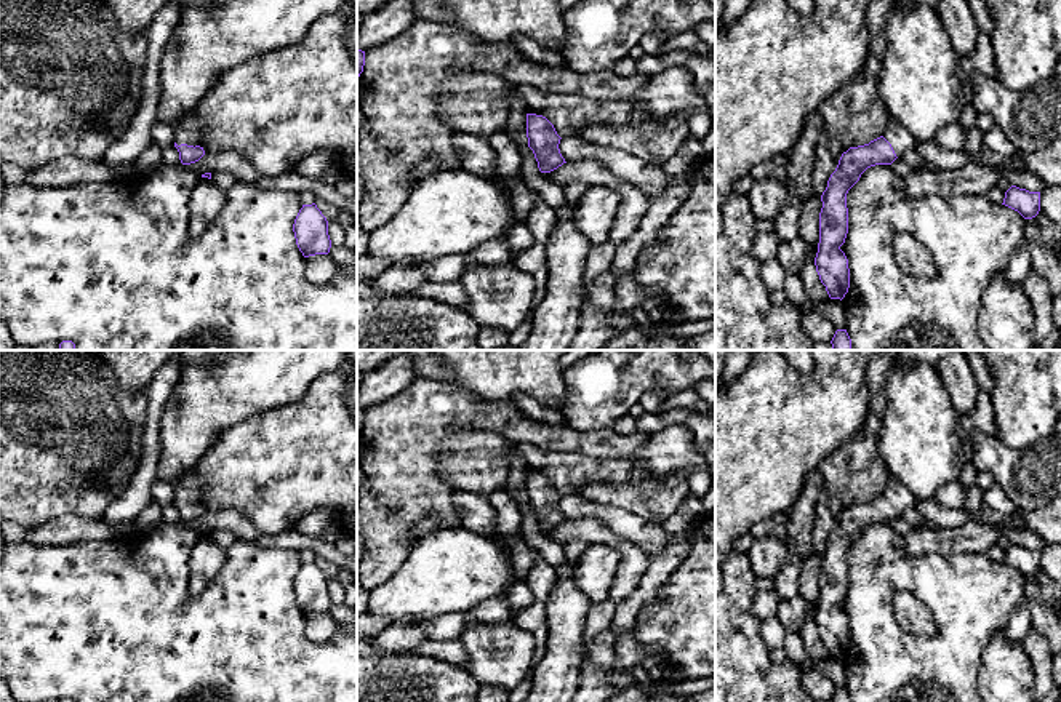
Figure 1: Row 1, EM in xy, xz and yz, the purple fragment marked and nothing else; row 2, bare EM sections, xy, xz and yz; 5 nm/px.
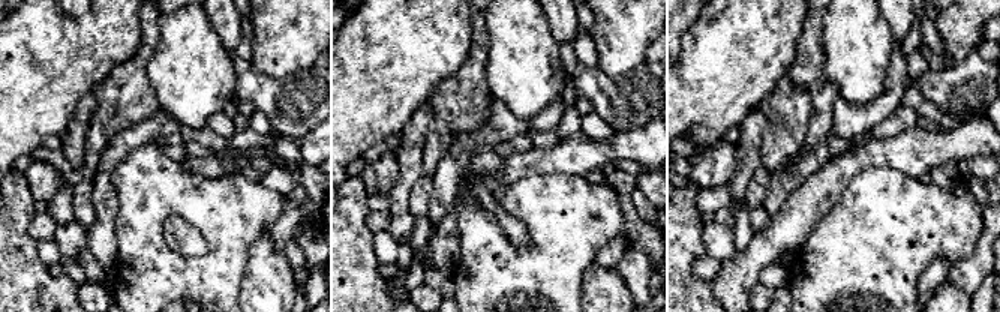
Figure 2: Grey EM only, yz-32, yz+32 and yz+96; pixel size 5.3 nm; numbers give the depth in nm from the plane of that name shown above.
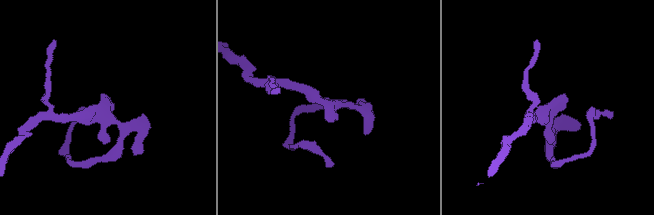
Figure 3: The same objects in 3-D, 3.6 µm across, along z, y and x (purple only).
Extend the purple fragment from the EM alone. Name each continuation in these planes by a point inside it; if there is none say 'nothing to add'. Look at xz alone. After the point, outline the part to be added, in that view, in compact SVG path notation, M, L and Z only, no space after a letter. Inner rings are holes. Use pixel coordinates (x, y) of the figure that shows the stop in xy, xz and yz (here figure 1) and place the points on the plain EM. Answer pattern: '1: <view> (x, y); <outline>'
nothing to add

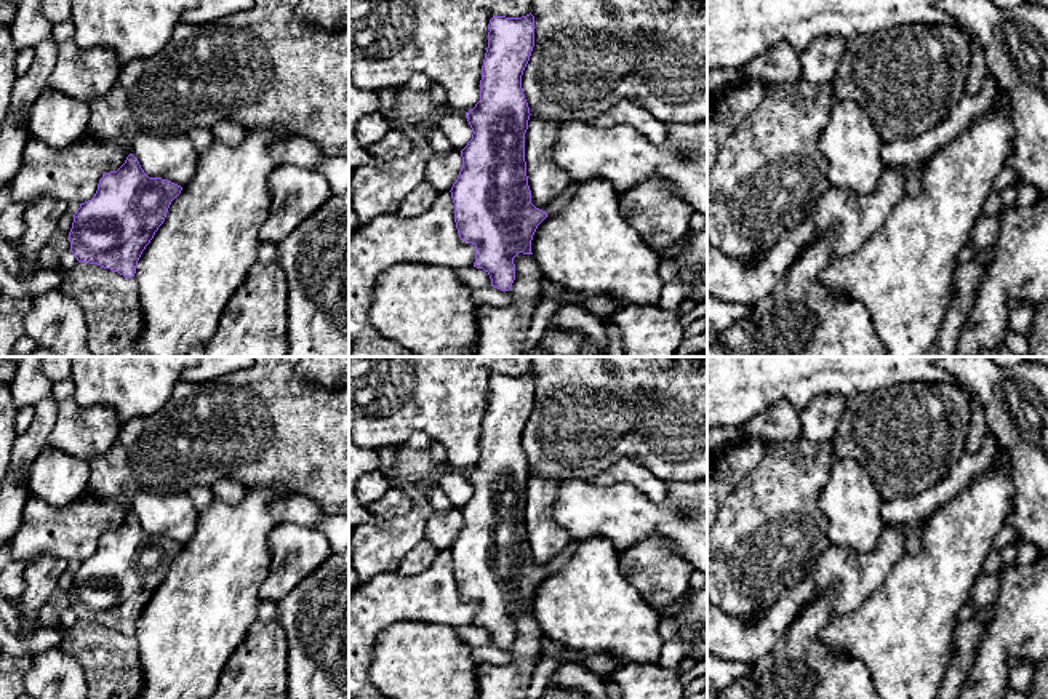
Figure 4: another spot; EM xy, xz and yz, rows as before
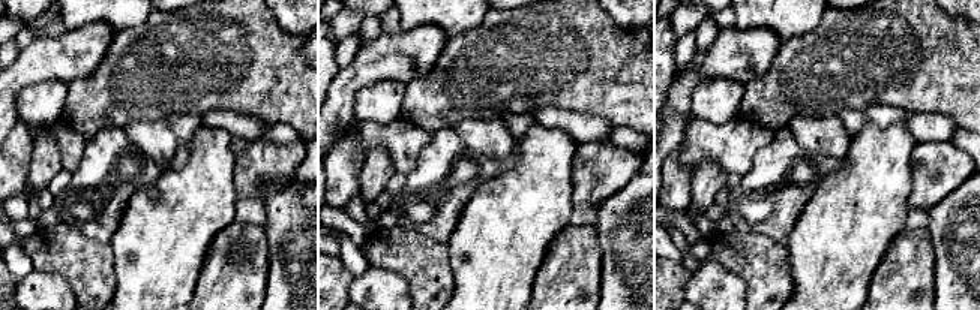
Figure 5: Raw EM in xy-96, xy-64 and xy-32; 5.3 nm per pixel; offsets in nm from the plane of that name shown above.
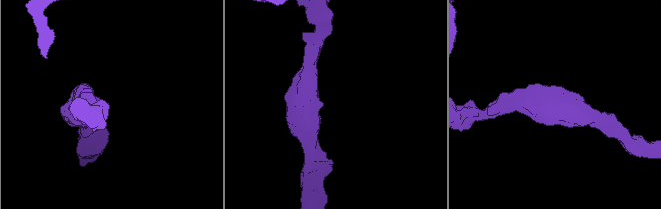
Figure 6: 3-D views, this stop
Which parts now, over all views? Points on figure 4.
1: xz (559, 562); M576 541L570 542L566 549L544 568L547 574L560 571L566 565L570 555L574 552L576 547L578 547Z

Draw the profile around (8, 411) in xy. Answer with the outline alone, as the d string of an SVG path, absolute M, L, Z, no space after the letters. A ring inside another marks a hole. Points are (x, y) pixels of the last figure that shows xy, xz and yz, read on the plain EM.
M0 384L0 486L8 472L13 445L18 438L14 430L18 408L13 403L10 384Z

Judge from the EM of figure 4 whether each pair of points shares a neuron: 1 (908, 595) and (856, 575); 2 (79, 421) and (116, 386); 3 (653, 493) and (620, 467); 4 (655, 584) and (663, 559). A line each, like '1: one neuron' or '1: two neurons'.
1: two neurons
2: two neurons
3: one neuron
4: one neuron

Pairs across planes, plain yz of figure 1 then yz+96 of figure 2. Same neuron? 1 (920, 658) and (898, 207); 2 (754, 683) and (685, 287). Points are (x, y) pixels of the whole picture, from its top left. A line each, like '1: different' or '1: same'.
1: same
2: same

